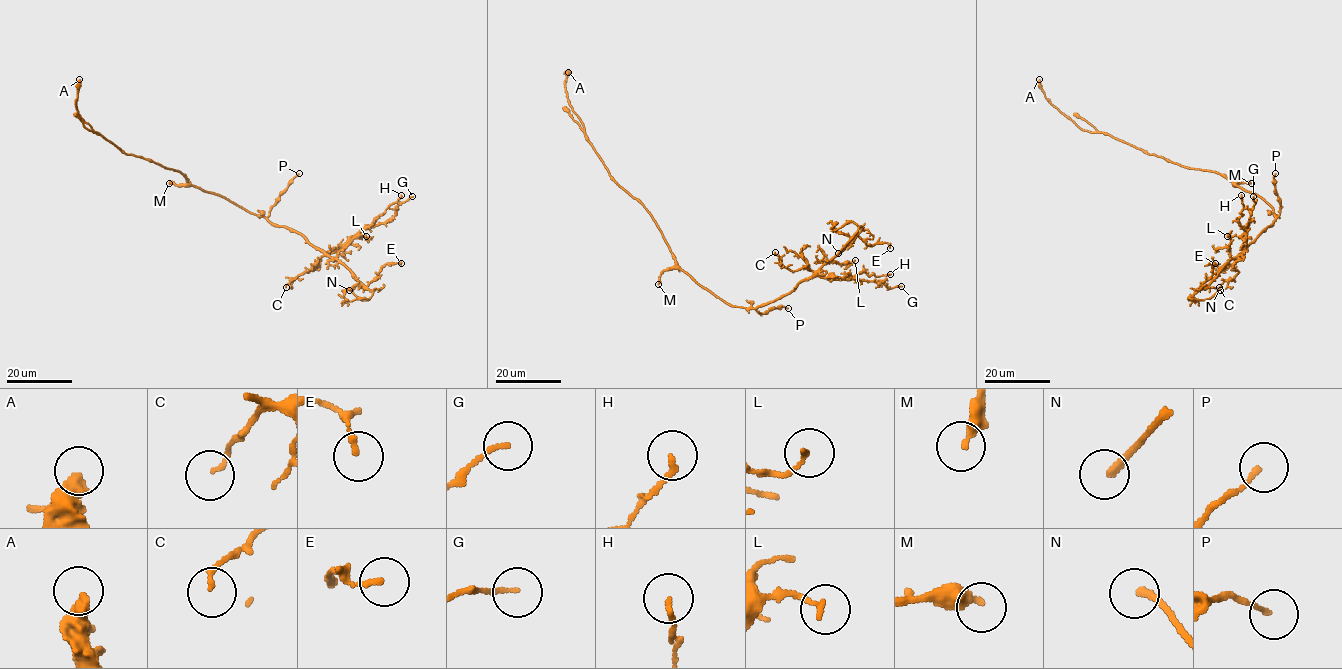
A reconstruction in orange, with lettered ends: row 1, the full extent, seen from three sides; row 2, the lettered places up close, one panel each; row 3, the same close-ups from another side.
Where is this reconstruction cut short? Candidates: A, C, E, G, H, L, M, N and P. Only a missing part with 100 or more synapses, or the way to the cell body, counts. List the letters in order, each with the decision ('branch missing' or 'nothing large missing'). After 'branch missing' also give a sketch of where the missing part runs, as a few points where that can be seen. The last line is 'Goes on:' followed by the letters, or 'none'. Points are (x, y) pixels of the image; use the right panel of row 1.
A: nothing large missing
C: nothing large missing
E: nothing large missing
G: nothing large missing
H: nothing large missing
L: nothing large missing
M: nothing large missing
N: branch missing; missing branch runs (1220, 290), (1237, 281), (1253, 256), (1265, 247)
P: nothing large missing
Goes on: N

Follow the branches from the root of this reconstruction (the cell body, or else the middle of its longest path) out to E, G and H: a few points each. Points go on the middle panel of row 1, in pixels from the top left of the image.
E: (687, 274), (733, 306), (757, 308), (811, 278), (857, 235), (867, 244), (887, 242), (890, 248)
G: (687, 274), (726, 303), (753, 308), (780, 298), (815, 276), (874, 280), (889, 288), (901, 286)
H: (687, 274), (726, 303), (753, 308), (780, 298), (815, 276), (853, 278), (863, 271), (876, 276), (890, 274)

